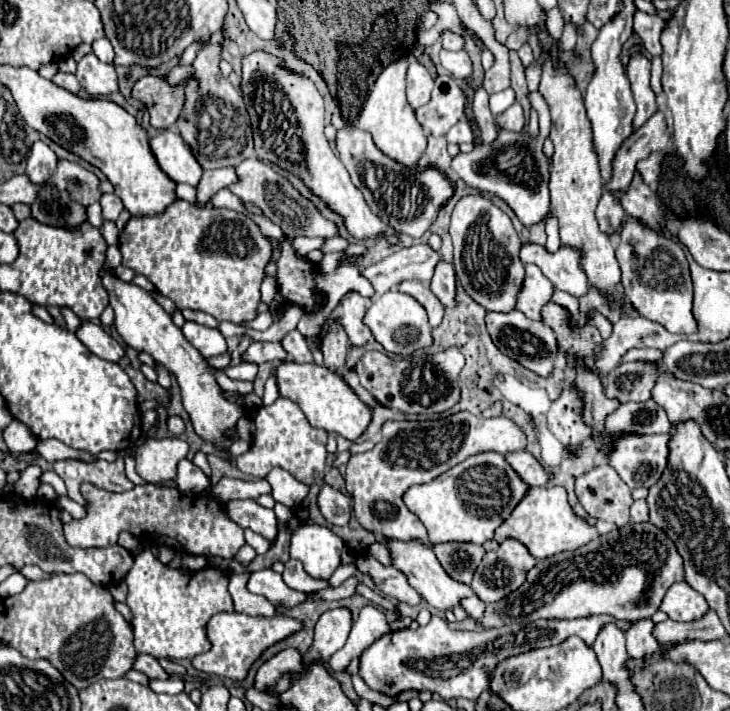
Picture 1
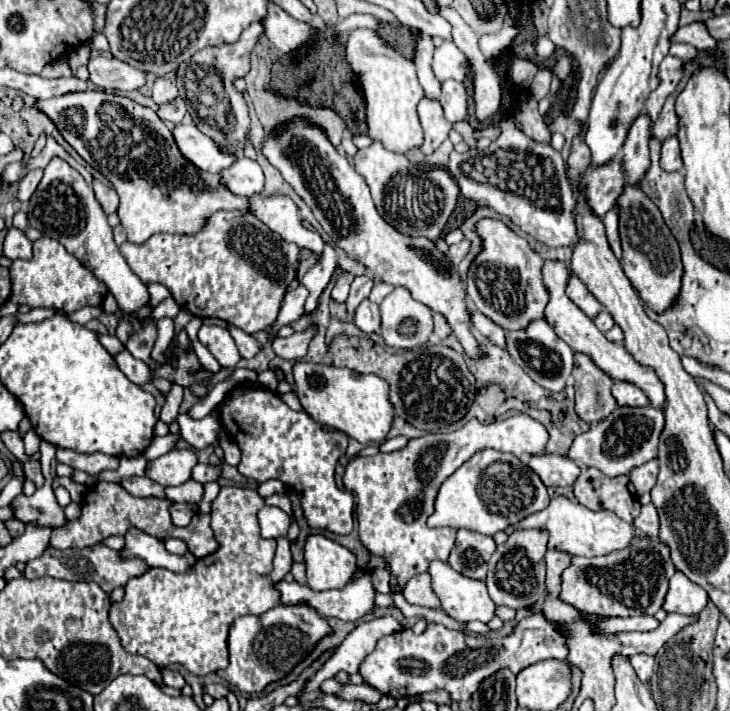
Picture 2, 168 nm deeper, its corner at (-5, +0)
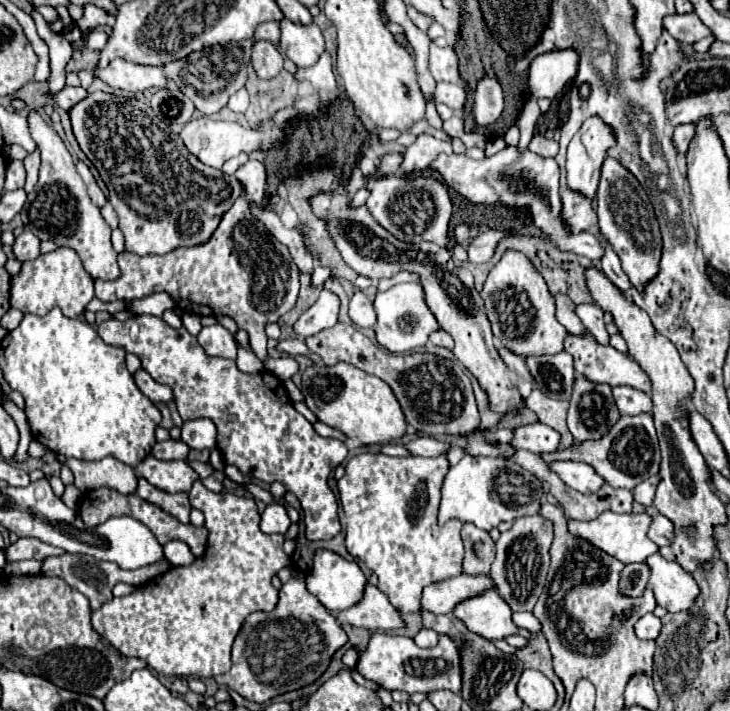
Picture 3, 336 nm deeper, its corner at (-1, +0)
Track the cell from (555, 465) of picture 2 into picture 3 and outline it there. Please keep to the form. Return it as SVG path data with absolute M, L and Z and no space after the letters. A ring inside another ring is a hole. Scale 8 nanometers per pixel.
M555 461L551 463L551 471L555 471L571 489L585 495L599 491L599 487L605 483L591 465L579 461Z

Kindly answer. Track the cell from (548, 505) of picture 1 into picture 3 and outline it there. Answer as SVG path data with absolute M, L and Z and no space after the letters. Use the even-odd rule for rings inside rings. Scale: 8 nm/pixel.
M603 513L595 521L569 521L569 531L573 535L581 535L583 539L589 539L595 547L601 547L605 553L613 555L615 559L623 563L643 563L649 555L657 553L659 547L647 537L651 525L651 517L647 513Z

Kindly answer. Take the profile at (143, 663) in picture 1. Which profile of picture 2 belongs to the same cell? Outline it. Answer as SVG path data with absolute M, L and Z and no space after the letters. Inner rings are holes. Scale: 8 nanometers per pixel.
M159 667L161 671L161 677L163 677L163 683L169 685L169 687L175 687L175 689L181 689L185 685L183 677L179 671L173 671L173 669L165 669L165 667Z

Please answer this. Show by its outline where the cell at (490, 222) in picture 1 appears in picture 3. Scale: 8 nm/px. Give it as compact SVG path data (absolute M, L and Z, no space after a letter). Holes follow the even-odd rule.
M507 251L501 257L501 261L491 269L481 297L485 299L485 313L491 321L493 335L505 349L521 357L553 355L563 351L567 329L555 319L553 295L549 293L543 277L523 253Z

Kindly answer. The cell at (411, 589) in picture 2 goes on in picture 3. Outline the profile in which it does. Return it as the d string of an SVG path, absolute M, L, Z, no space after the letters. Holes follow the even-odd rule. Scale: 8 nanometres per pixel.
M461 573L445 583L431 583L425 587L421 605L431 613L451 613L457 603L483 595L485 591L495 589L495 581L489 575L467 575Z

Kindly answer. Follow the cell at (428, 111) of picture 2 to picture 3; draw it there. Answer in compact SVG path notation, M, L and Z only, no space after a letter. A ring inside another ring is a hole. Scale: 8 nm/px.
M419 135L417 141L411 147L407 147L405 161L401 165L401 175L415 175L427 169L429 163L433 161L433 155L439 155L439 153L453 153L451 143L439 141L431 135Z

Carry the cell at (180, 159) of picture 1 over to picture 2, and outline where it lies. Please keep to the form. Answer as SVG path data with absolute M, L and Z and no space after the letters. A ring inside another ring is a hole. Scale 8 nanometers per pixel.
M193 123L177 125L173 129L173 139L181 155L201 171L219 173L221 169L235 163L235 157L217 151L217 145L213 143L213 139L203 135Z

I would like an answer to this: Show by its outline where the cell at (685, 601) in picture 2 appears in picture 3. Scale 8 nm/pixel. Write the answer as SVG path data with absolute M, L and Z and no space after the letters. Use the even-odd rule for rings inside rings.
M659 553L645 559L651 577L649 587L655 593L657 605L665 607L669 613L685 611L693 605L697 597L697 583L679 563L663 559Z

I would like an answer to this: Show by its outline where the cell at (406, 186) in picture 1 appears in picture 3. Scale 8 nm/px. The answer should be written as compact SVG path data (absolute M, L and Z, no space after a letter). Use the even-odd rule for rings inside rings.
M377 173L373 177L367 177L367 187L371 189L371 197L367 199L367 209L373 215L373 219L385 227L393 237L405 243L421 243L421 241L433 241L441 247L449 245L449 217L451 217L451 199L447 193L447 187L431 177L417 177L417 179L377 179Z

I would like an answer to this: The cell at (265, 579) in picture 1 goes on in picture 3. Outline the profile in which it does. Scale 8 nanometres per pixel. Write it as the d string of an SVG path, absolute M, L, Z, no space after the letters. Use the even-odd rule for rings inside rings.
M367 585L361 603L337 615L337 621L369 631L391 631L397 627L405 627L405 621L401 619L399 611L389 603L389 597L373 585Z

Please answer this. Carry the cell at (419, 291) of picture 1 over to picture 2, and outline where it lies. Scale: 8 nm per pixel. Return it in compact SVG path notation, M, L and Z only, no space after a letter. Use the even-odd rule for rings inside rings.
M433 313L433 319L435 319L435 333L437 333L437 337L445 339L451 333L451 327L449 327L447 319L441 313Z

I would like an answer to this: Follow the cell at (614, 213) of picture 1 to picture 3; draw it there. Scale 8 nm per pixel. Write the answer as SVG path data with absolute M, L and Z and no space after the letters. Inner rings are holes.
M601 239L601 243L603 243L603 247L605 247L605 255L603 255L603 259L601 259L601 271L607 275L607 279L609 279L621 293L627 293L629 287L631 287L631 283L629 283L627 275L625 275L623 269L621 269L621 261L619 261L617 253L609 247L609 243L607 243L605 239Z

